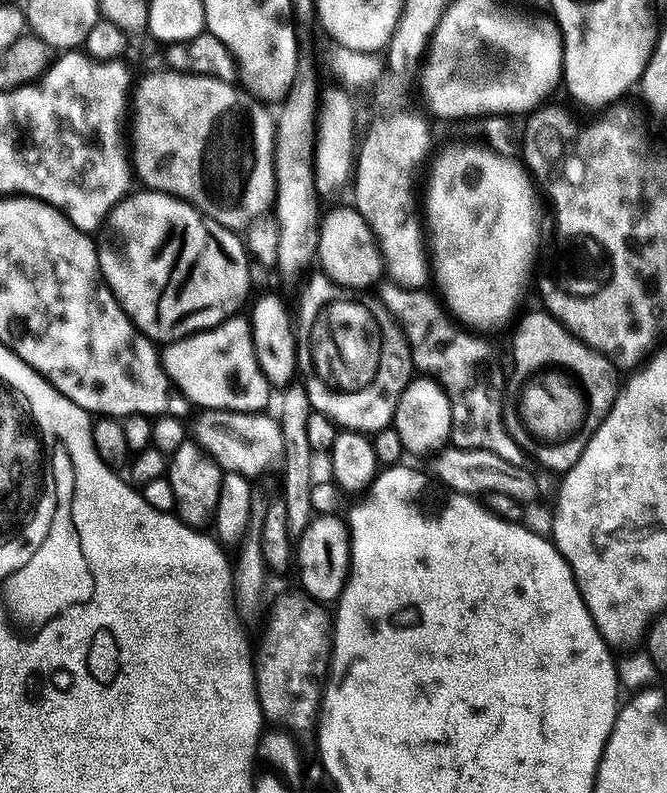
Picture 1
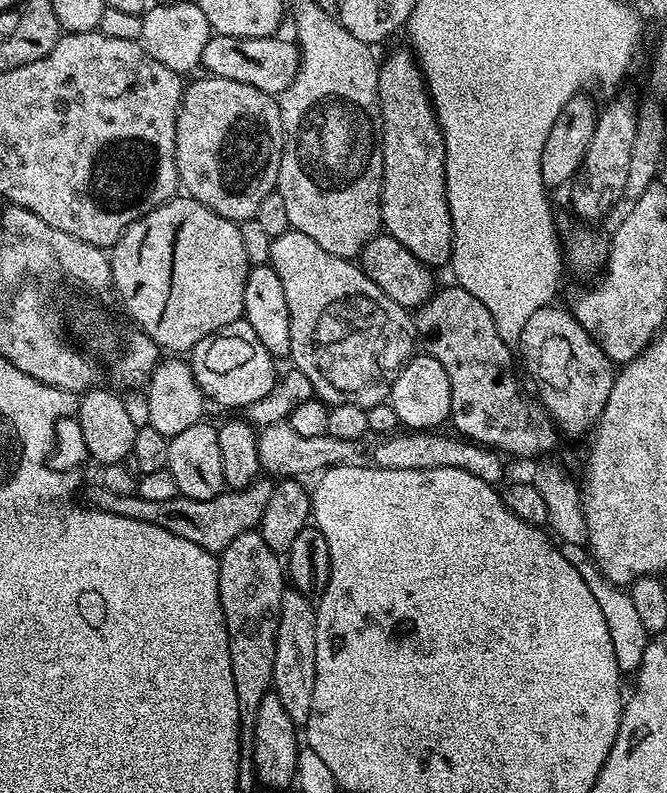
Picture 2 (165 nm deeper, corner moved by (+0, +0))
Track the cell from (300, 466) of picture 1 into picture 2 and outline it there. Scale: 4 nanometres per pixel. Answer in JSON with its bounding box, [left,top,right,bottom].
[272,586,316,726]

